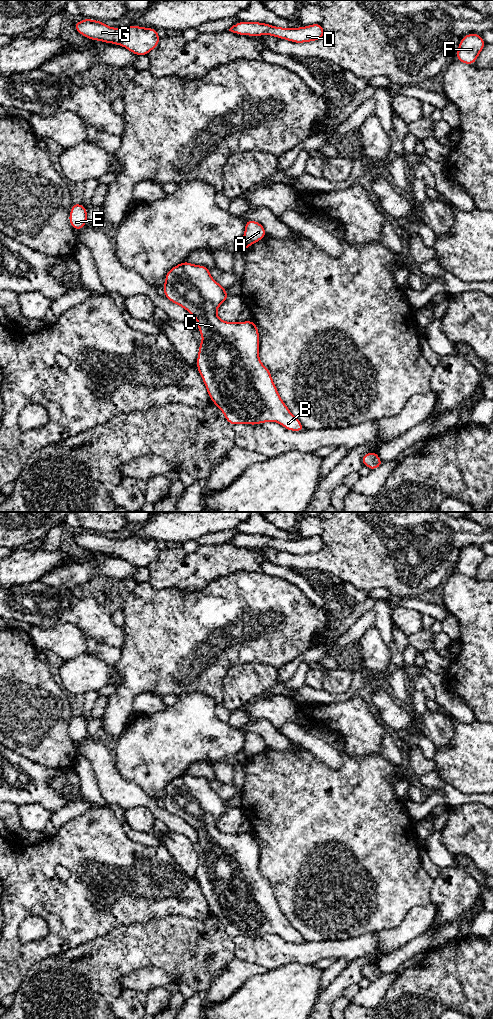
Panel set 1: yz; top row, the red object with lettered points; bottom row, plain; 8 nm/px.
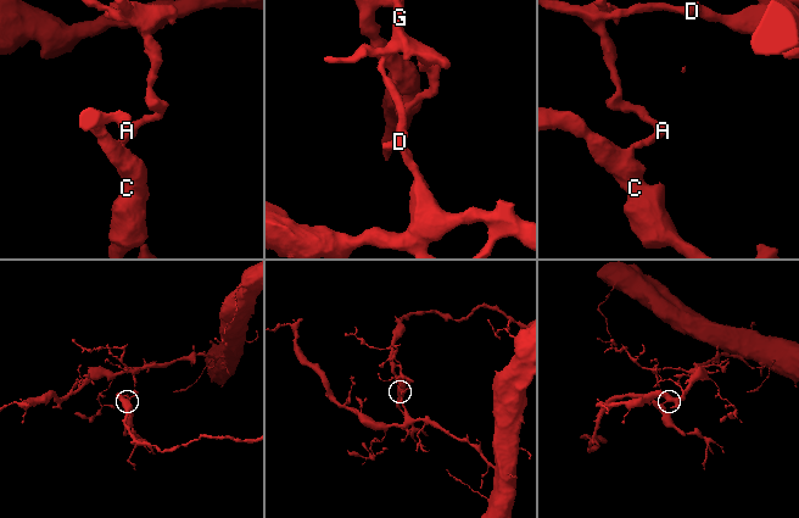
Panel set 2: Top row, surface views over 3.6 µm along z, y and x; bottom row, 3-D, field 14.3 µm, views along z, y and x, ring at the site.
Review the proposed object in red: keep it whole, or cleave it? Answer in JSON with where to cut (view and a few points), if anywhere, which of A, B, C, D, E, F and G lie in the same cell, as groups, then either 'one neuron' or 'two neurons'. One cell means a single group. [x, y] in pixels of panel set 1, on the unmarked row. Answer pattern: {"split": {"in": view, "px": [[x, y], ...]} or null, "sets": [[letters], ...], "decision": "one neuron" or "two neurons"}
{"split": {"in": "yz", "px": [[241, 751], [247, 758]]}, "sets": [["A", "D", "F", "G"], ["B", "C", "E"]], "decision": "two neurons"}

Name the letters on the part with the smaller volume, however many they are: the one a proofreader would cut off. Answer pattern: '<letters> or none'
B, C, E

